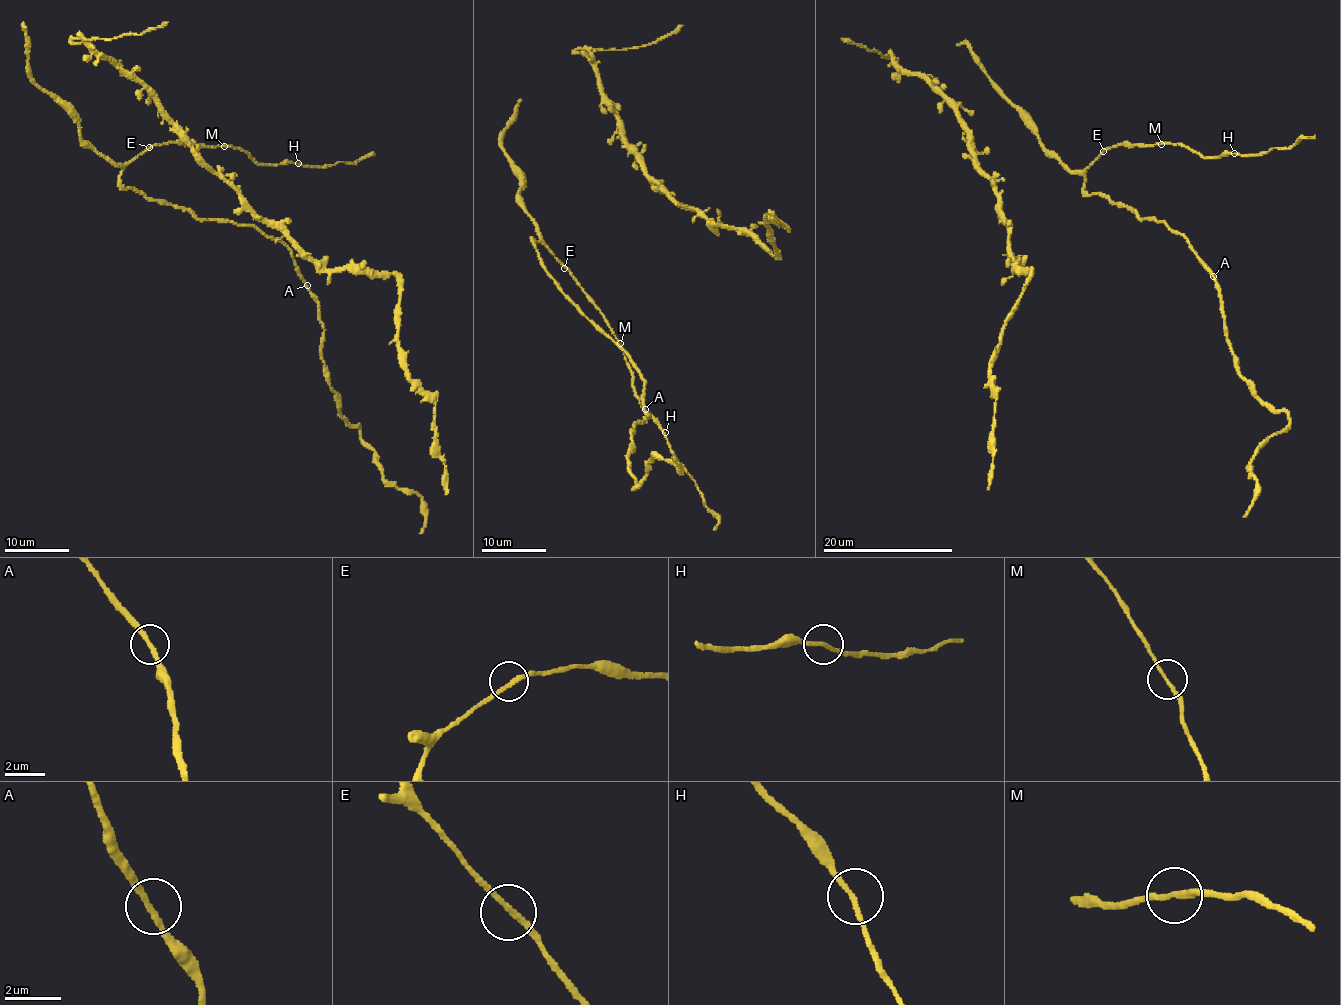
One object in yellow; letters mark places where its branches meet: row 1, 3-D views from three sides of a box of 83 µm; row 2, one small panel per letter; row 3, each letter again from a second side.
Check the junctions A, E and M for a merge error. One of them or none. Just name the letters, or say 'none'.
none

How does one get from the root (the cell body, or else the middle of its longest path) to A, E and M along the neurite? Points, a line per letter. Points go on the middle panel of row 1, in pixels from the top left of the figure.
A: (510, 121), (500, 145), (518, 171), (540, 264), (630, 359), (645, 384), (645, 409)
E: (510, 121), (500, 145), (518, 171), (521, 185), (518, 194), (520, 203), (536, 226), (542, 244), (564, 268)
M: (510, 121), (500, 145), (518, 171), (520, 203), (542, 244), (600, 311), (620, 343)

